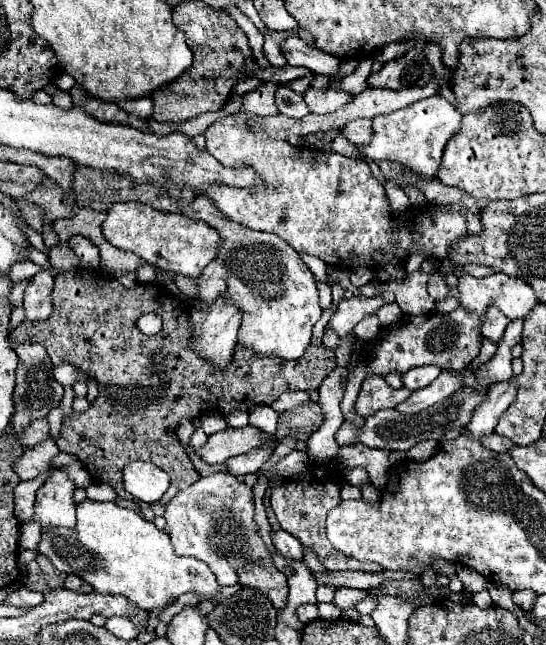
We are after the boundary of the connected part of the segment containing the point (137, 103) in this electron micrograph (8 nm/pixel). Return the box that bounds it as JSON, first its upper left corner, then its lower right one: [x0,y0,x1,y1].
[120,98,154,120]

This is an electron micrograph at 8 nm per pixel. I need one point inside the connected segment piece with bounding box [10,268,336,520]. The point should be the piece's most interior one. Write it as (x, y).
(148, 384)

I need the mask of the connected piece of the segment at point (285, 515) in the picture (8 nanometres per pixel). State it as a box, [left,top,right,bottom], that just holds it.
[270,464,382,572]

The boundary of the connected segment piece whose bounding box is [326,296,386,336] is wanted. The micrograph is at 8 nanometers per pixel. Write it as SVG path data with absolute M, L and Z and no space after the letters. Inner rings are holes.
M352 296L350 300L342 300L336 308L336 312L332 314L330 322L326 328L334 330L338 336L346 336L352 332L352 328L368 314L374 314L378 308L382 308L386 304L386 300L382 296L374 296L374 298L358 298Z

